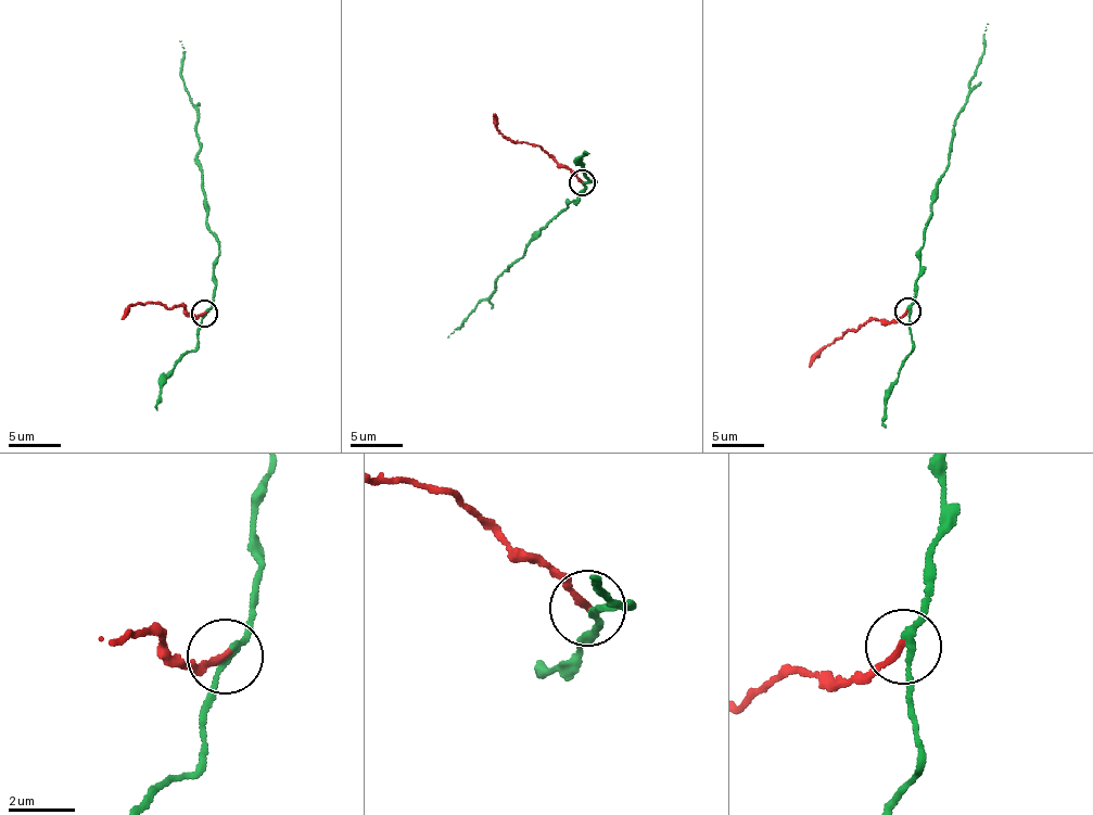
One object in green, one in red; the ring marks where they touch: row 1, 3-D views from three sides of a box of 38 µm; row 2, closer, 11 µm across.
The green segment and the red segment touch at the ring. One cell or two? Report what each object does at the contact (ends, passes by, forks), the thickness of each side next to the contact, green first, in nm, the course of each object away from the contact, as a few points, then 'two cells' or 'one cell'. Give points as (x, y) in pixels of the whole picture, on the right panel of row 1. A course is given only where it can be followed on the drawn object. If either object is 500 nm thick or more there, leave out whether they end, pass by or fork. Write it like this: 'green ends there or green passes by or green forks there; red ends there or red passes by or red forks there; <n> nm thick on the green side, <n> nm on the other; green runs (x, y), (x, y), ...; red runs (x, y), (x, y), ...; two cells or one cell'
green passes by; red ends there; 170 nm thick on the green side, 200 nm on the other; green runs (907, 310), (919, 277), (924, 228), (935, 183), (948, 164), (952, 124), (979, 63), (987, 23); red runs (906, 310), (894, 321), (872, 321), (835, 340), (810, 366); two cells

